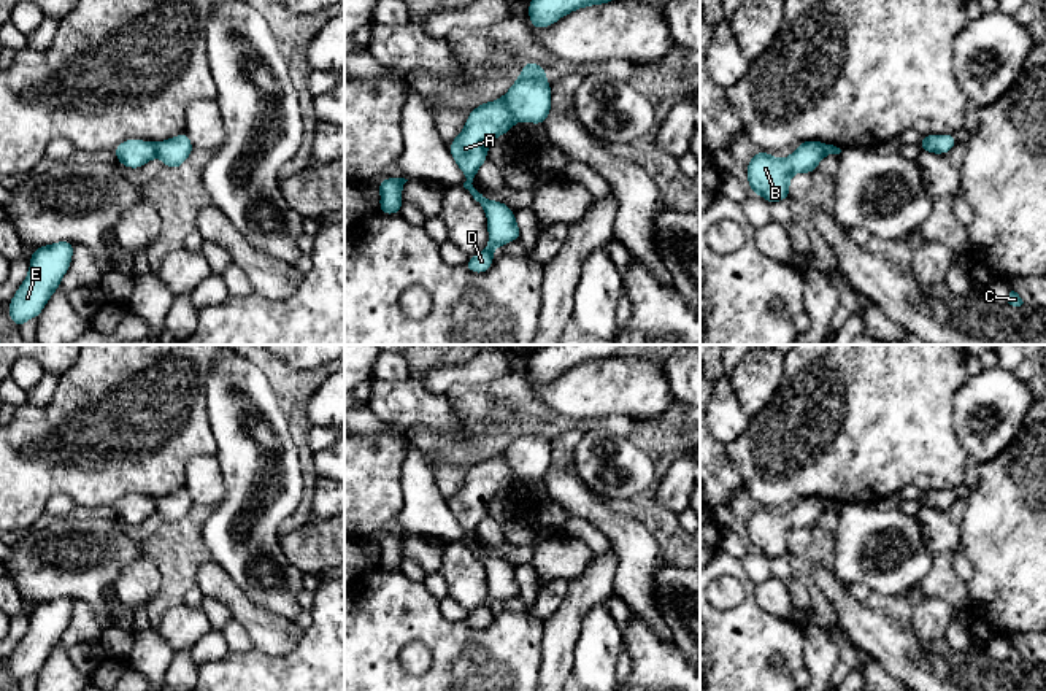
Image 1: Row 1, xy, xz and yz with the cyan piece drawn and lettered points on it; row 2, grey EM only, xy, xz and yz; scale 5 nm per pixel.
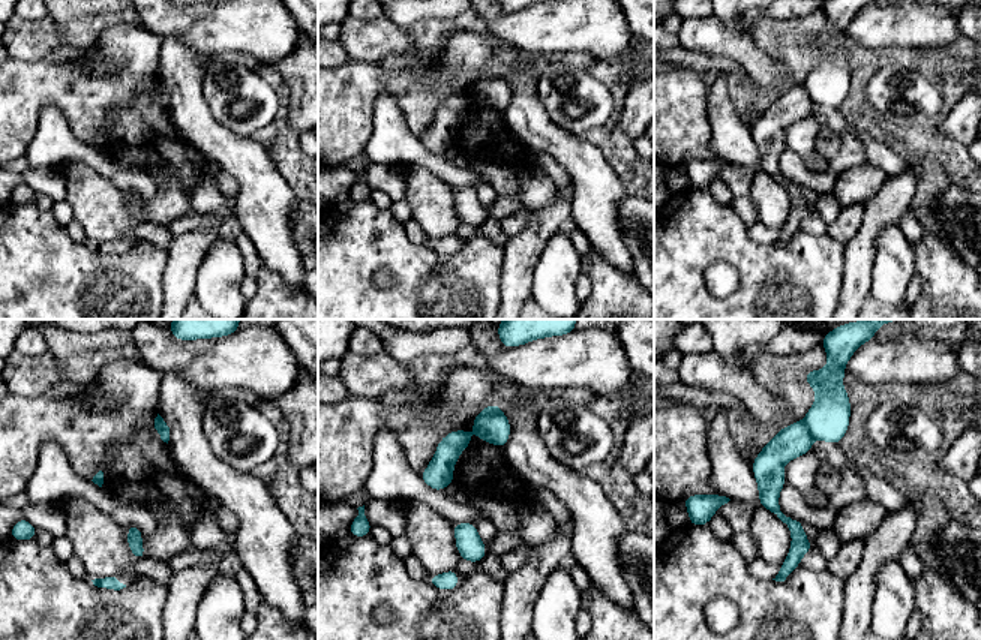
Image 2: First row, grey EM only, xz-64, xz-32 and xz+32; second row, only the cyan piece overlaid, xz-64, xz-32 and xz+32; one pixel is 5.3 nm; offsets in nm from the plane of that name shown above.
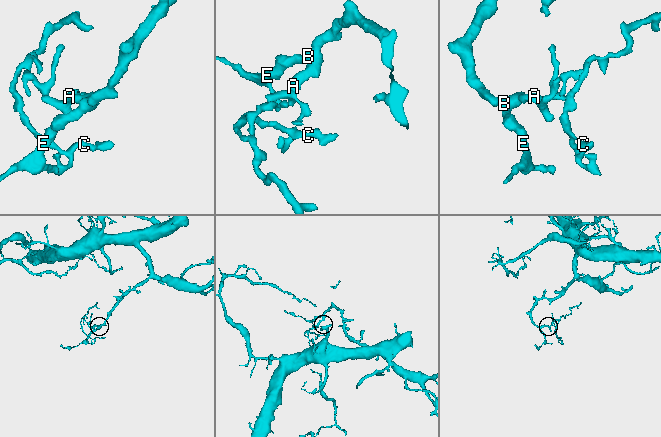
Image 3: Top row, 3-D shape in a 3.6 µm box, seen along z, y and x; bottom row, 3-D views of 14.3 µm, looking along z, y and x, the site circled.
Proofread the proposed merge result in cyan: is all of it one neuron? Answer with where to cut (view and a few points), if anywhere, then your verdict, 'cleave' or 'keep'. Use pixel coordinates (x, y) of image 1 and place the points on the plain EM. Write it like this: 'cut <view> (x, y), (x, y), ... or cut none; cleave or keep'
cut xz (502, 455), (515, 475); cleave

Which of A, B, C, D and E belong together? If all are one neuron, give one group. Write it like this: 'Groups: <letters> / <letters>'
Groups: A C D / B E

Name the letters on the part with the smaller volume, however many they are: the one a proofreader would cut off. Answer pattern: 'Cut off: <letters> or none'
Cut off: A, C, D

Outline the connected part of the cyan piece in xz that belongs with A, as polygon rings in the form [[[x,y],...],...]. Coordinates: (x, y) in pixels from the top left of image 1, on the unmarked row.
[[[503,454],[478,461],[468,472],[465,483],[451,500],[449,508],[459,524],[465,529],[463,543],[484,564],[487,572],[489,599],[463,623],[473,629],[486,629],[494,618],[494,605],[510,597],[521,596],[521,585],[514,575],[514,566],[503,558],[494,558],[479,550],[471,537],[478,524],[487,516],[487,502],[514,483],[514,473]]]

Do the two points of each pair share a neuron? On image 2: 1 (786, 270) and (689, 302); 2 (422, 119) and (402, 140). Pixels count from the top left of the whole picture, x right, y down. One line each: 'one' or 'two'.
1: one
2: two

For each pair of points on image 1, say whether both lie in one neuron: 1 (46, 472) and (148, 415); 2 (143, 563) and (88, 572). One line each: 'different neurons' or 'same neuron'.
1: same neuron
2: different neurons

